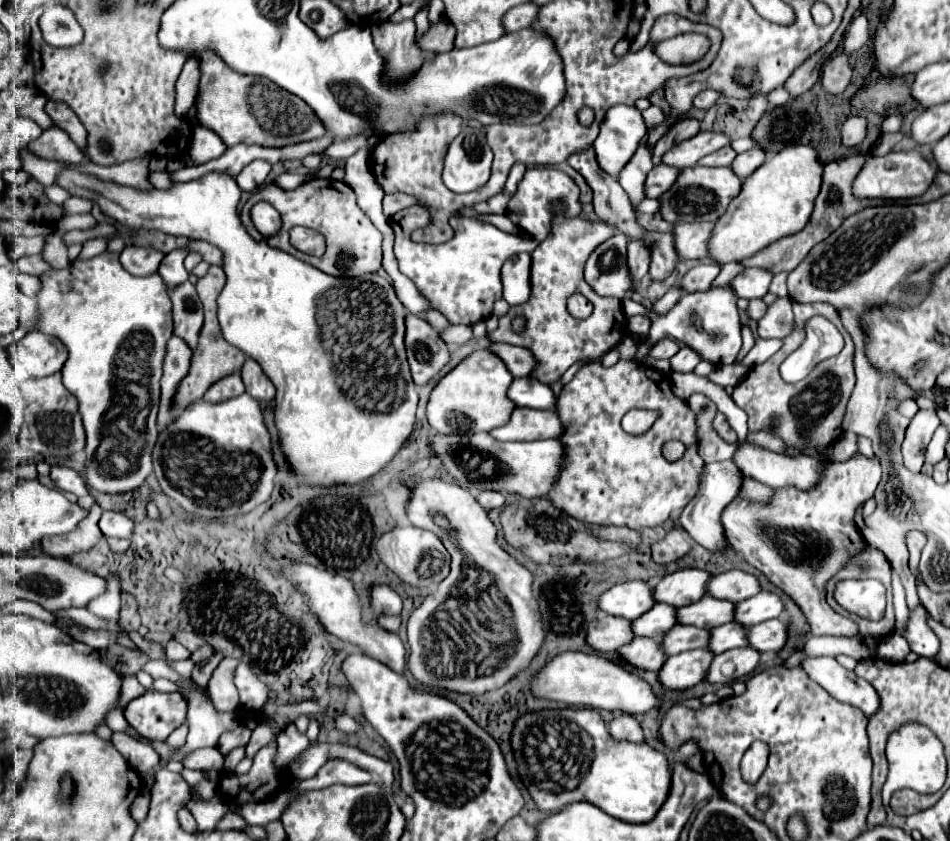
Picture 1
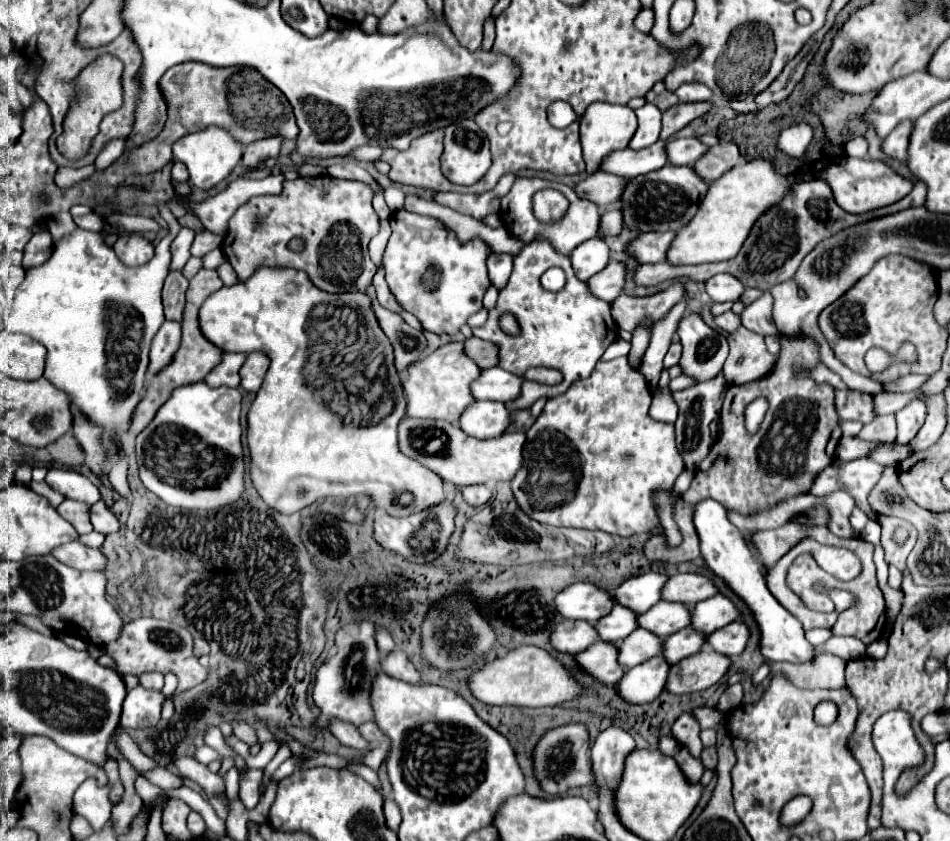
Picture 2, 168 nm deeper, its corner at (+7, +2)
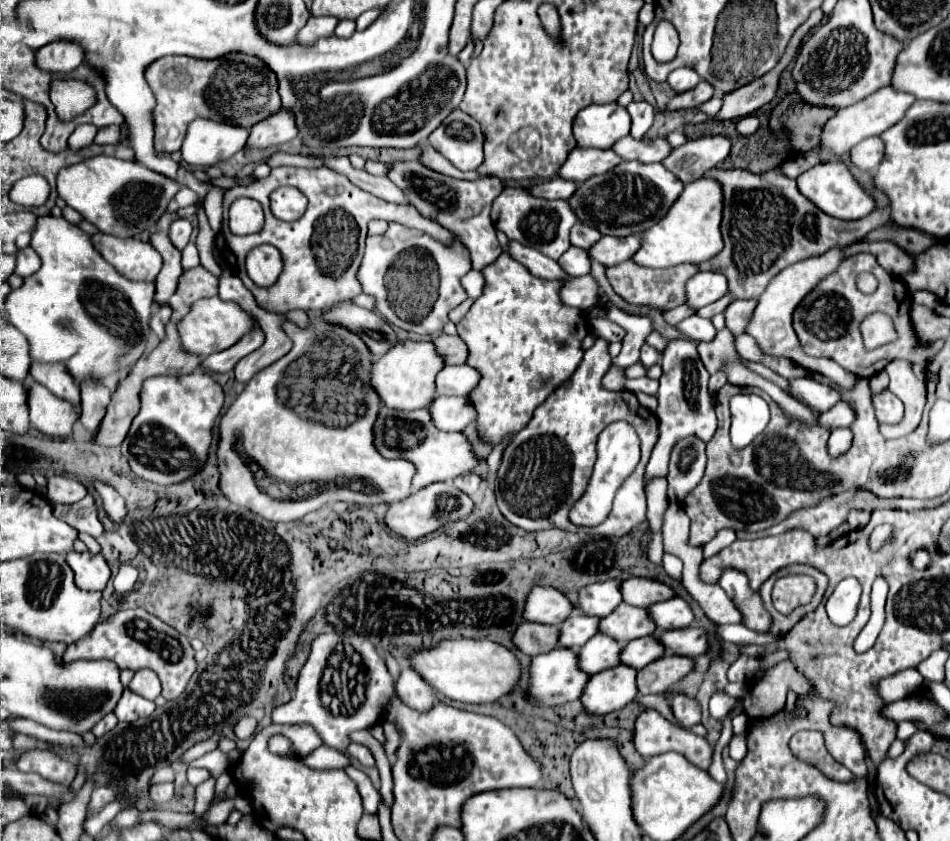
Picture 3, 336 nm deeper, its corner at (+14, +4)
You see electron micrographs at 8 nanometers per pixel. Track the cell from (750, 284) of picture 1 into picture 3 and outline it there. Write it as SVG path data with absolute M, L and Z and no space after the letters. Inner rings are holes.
M701 271L685 283L685 305L693 311L727 295L727 281L723 273Z

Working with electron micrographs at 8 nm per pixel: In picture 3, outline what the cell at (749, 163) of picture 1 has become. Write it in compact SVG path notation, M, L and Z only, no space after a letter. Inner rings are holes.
M701 137L673 149L661 163L683 183L699 179L707 169L717 167L729 155L731 143L725 137Z

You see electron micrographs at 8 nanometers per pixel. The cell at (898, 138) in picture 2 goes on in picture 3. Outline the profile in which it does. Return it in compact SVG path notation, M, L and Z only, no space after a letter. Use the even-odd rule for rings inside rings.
M869 137L865 141L861 141L859 145L855 145L849 153L849 159L851 163L857 167L857 169L863 169L863 171L875 171L877 165L881 163L881 139L879 137Z

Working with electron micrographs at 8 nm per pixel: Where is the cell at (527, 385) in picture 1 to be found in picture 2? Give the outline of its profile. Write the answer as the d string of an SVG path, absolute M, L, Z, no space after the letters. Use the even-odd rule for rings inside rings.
M502 367L484 369L484 375L472 383L472 393L476 399L488 399L488 401L514 401L520 397L524 379L518 375L512 375L504 371Z

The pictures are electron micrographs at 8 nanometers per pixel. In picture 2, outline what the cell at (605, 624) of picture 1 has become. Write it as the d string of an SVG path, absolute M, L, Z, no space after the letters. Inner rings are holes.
M562 621L552 633L552 645L562 653L580 653L598 639L596 627L588 621Z

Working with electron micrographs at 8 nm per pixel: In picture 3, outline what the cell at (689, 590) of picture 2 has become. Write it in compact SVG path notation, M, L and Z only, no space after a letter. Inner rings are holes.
M631 577L621 583L621 595L623 595L623 603L645 607L645 605L653 605L655 601L665 601L665 597L673 597L673 591L659 581Z

